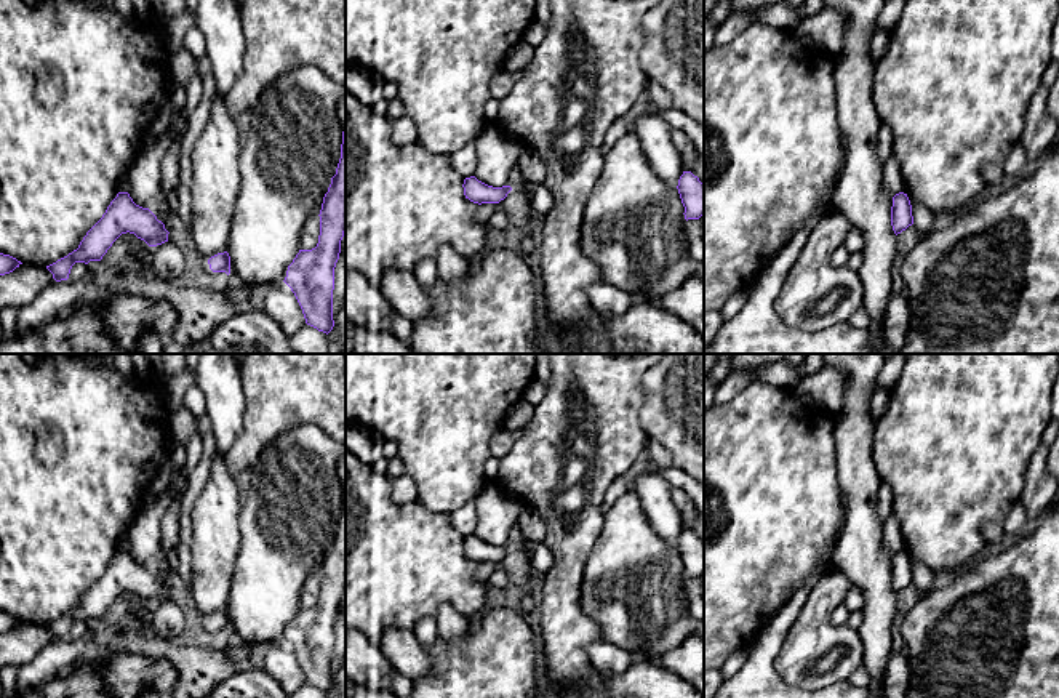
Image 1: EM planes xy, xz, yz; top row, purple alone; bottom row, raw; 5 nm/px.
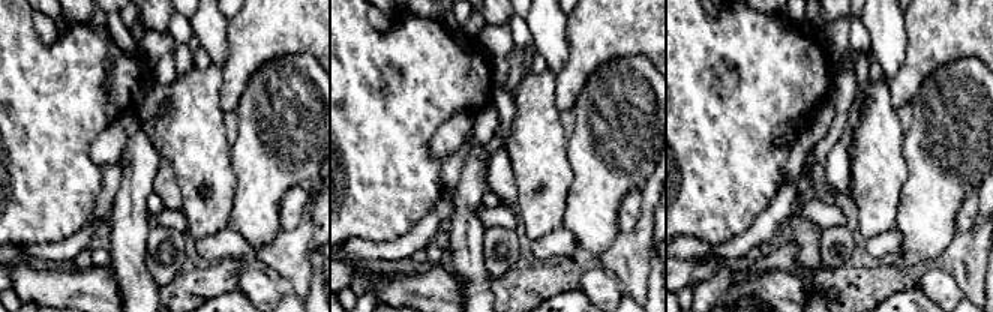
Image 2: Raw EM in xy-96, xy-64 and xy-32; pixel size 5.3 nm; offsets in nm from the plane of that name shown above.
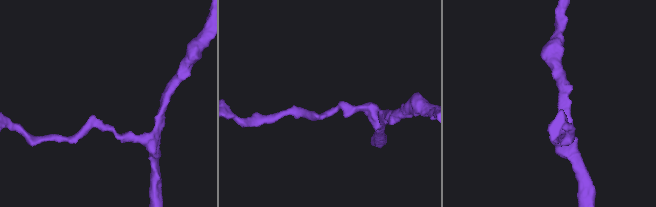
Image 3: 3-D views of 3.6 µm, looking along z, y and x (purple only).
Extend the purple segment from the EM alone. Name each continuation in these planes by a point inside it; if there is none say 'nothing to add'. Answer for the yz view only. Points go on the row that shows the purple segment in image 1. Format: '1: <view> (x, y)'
nothing to add

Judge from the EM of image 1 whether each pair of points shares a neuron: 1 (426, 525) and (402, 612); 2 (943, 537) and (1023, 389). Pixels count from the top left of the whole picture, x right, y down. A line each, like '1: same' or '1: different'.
1: same
2: same

